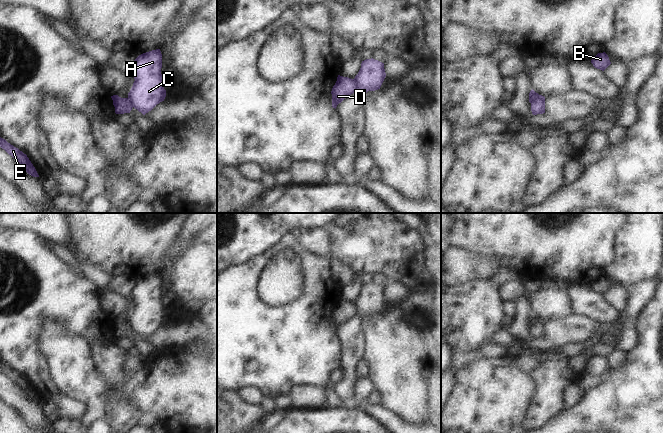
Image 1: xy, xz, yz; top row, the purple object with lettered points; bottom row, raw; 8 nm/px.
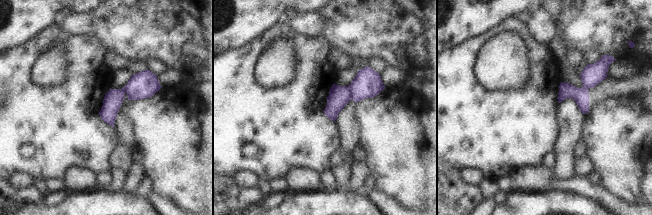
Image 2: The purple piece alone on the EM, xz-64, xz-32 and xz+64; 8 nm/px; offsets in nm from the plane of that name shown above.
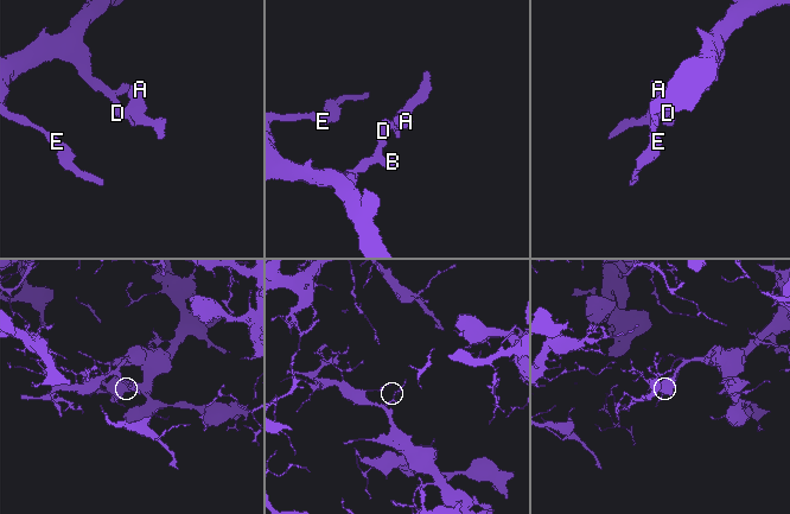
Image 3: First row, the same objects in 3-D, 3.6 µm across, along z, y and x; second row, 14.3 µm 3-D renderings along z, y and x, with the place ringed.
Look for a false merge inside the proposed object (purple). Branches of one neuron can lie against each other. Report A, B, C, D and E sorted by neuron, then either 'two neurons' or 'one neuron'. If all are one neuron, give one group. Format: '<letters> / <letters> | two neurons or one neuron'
A C / B D E | two neurons

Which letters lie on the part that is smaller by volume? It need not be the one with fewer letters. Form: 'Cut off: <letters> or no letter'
Cut off: A, C

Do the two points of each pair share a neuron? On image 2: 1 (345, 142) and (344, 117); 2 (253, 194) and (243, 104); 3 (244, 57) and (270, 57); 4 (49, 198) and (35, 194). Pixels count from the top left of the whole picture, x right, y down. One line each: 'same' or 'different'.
1: same
2: different
3: different
4: different

